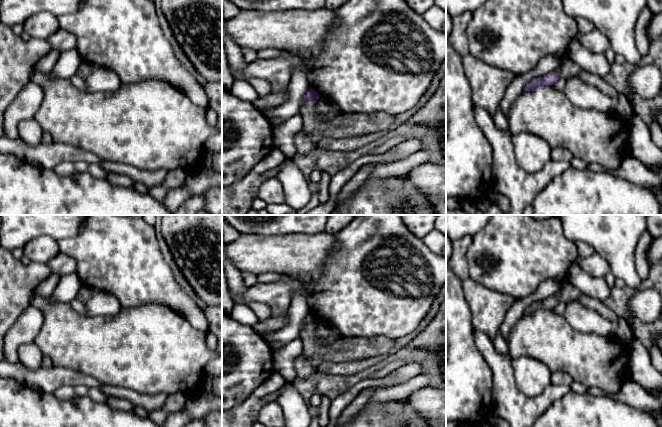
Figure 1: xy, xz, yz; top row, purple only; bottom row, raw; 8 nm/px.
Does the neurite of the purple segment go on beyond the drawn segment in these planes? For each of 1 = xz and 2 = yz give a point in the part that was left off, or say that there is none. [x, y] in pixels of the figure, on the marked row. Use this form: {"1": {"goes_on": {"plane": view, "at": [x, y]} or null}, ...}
{"1": {"goes_on": {"plane": "xz", "at": [345, 125]}}, "2": {"goes_on": {"plane": "yz", "at": [568, 69]}}}

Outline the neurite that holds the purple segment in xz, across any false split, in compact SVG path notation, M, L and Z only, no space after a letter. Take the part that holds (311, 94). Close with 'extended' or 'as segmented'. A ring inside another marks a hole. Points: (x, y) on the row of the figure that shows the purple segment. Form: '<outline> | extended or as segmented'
M310 87L300 107L303 120L302 131L311 138L317 147L323 138L347 139L387 130L392 126L396 117L396 115L385 112L377 112L341 113L331 119L320 119L316 109L319 98L319 94Z | extended

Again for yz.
M567 58L567 60L555 72L551 72L544 77L531 80L525 86L523 92L534 90L537 86L541 85L554 85L559 77L569 78L572 76L578 77L583 82L595 86L608 96L615 97L619 95L617 90L608 83L603 76L586 72L569 58Z | extended

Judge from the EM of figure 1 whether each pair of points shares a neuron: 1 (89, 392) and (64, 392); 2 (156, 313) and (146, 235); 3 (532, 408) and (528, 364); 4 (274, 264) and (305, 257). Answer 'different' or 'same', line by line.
1: same
2: different
3: different
4: same

